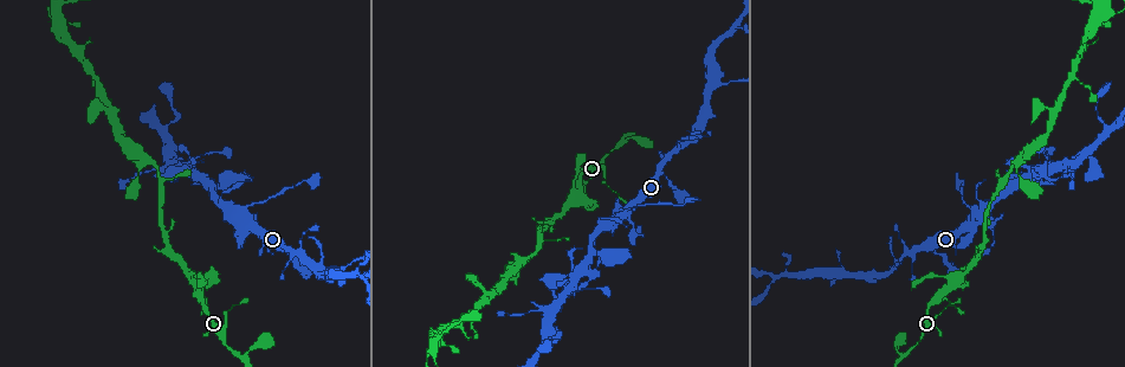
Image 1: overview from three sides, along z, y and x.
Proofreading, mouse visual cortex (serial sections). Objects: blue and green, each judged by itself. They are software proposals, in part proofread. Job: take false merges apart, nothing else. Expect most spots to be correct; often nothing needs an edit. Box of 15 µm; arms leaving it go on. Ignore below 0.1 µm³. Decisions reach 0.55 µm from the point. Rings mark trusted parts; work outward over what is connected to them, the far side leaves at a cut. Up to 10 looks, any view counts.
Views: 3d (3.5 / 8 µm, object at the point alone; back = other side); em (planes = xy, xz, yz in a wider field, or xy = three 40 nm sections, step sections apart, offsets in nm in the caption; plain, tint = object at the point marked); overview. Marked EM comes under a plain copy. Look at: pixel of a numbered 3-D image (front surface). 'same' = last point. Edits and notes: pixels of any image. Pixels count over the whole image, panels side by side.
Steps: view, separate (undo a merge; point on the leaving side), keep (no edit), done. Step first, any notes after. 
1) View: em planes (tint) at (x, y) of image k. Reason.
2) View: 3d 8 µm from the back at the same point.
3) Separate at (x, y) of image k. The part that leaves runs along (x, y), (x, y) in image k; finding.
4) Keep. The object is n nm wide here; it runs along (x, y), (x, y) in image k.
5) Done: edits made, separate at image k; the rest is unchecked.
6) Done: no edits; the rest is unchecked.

View: 3d 3.5 µm at (570, 200) of image 1. Branch point.

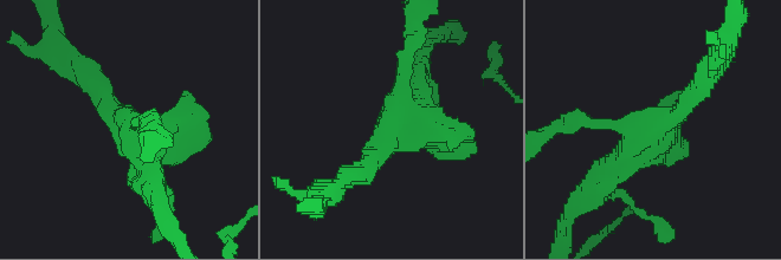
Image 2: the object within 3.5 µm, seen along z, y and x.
View: em xy step 5 (tint) at (656, 124) of image 2. Now the EM.

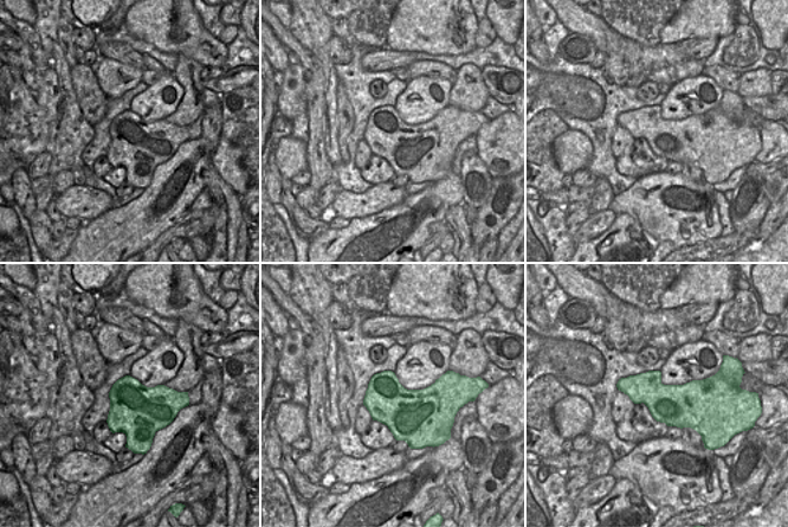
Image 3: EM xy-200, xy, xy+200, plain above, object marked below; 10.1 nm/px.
Keep. The object is 500 nm wide here; it runs along (592, 192), (697, 90) in image 2; one cell here.

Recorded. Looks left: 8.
View: 3d 8 µm at (240, 215) of image 1. Small branch off a trunk.

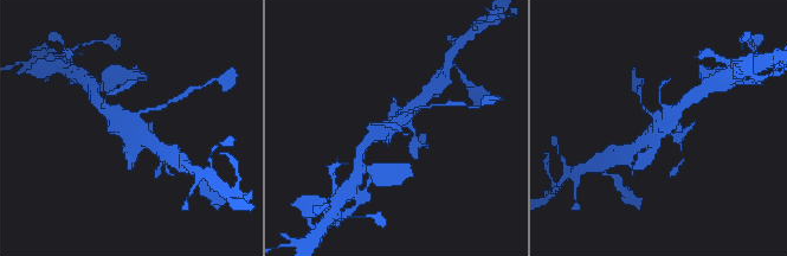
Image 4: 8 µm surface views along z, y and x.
View: em xy step 5 (tint) at (660, 123) of image 4. Need the tissue.

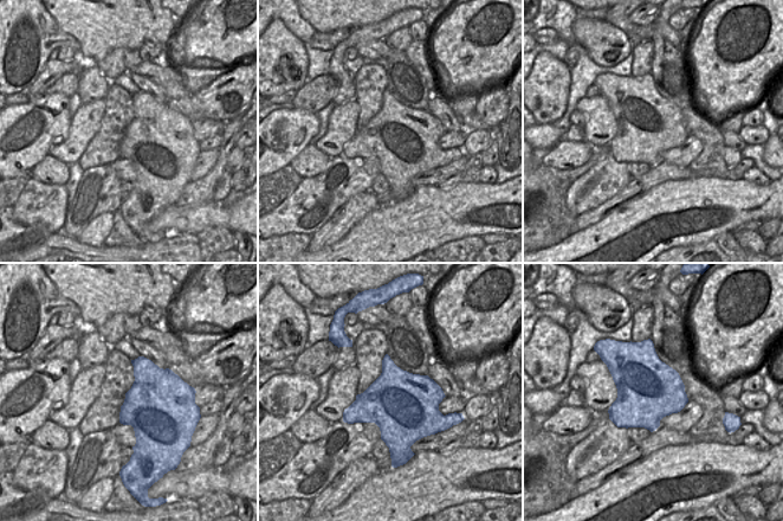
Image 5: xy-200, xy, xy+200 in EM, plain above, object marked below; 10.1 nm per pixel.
Keep. One cell here.

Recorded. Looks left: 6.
View: 3d 3.5 µm at (1020, 158) of image 1. Side arm on a straight run.

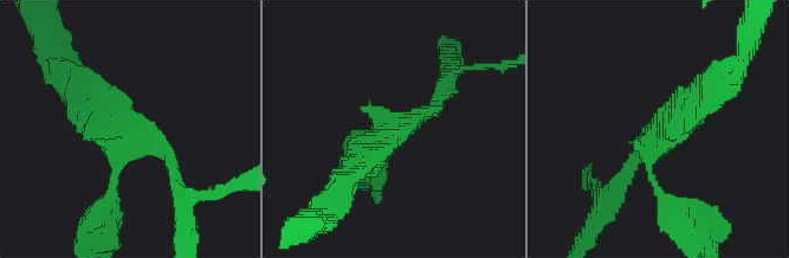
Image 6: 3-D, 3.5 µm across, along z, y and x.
View: em xy step 1 (tint) at (396, 129) of image 6. 3 arms meet here; the arms are 150, 200, 400 nm wide.

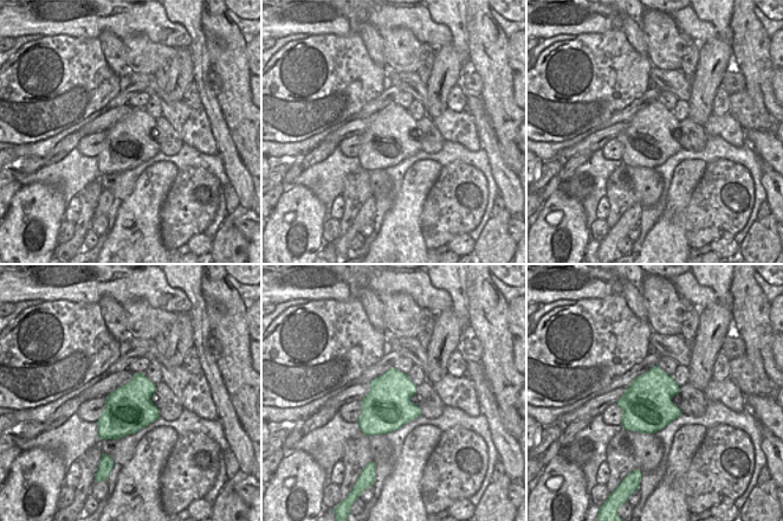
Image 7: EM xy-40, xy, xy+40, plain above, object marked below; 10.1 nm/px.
Keep. It runs along (439, 94), (435, 109), (344, 179) in image 6; one cell here.

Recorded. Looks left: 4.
View: 3d 3.5 µm from the back at (55, 7) of image 1. Abrupt turn.

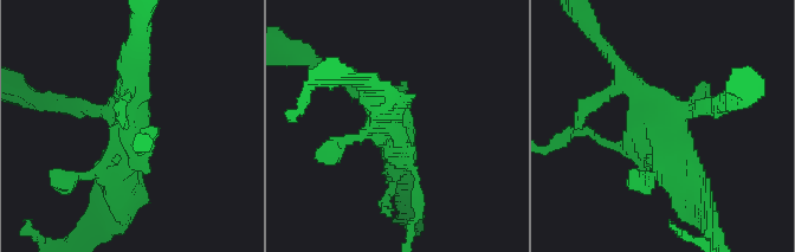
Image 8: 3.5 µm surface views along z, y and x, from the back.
View: em xy step 3 (tint) at (670, 125) of image 8.

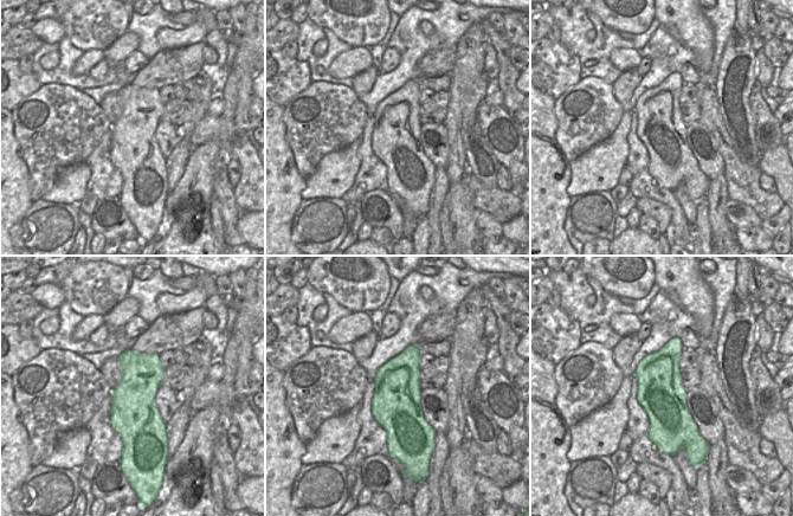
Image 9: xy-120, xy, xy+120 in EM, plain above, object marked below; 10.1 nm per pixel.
Keep. One cell here.

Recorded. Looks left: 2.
Done: no edits; the rest is unchecked.

